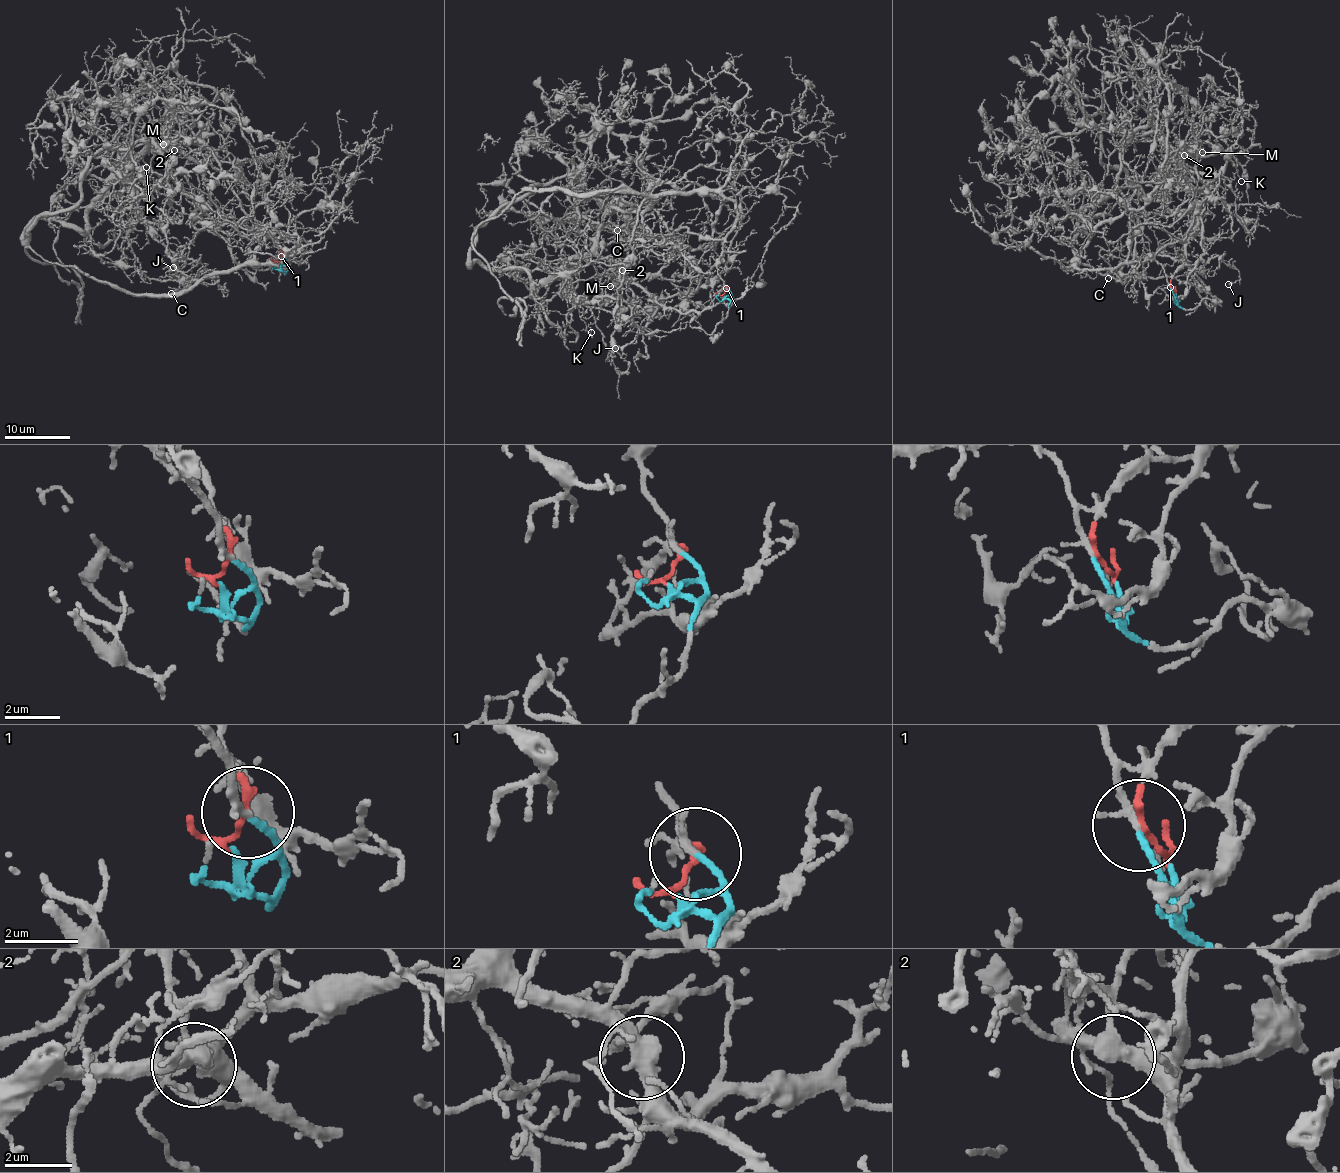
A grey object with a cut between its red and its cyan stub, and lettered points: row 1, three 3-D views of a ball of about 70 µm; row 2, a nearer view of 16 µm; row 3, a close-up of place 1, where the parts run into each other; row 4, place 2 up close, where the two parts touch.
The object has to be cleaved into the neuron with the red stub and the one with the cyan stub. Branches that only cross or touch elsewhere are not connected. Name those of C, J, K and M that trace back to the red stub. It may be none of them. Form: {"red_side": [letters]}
{"red_side": ["J", "K", "M"]}

